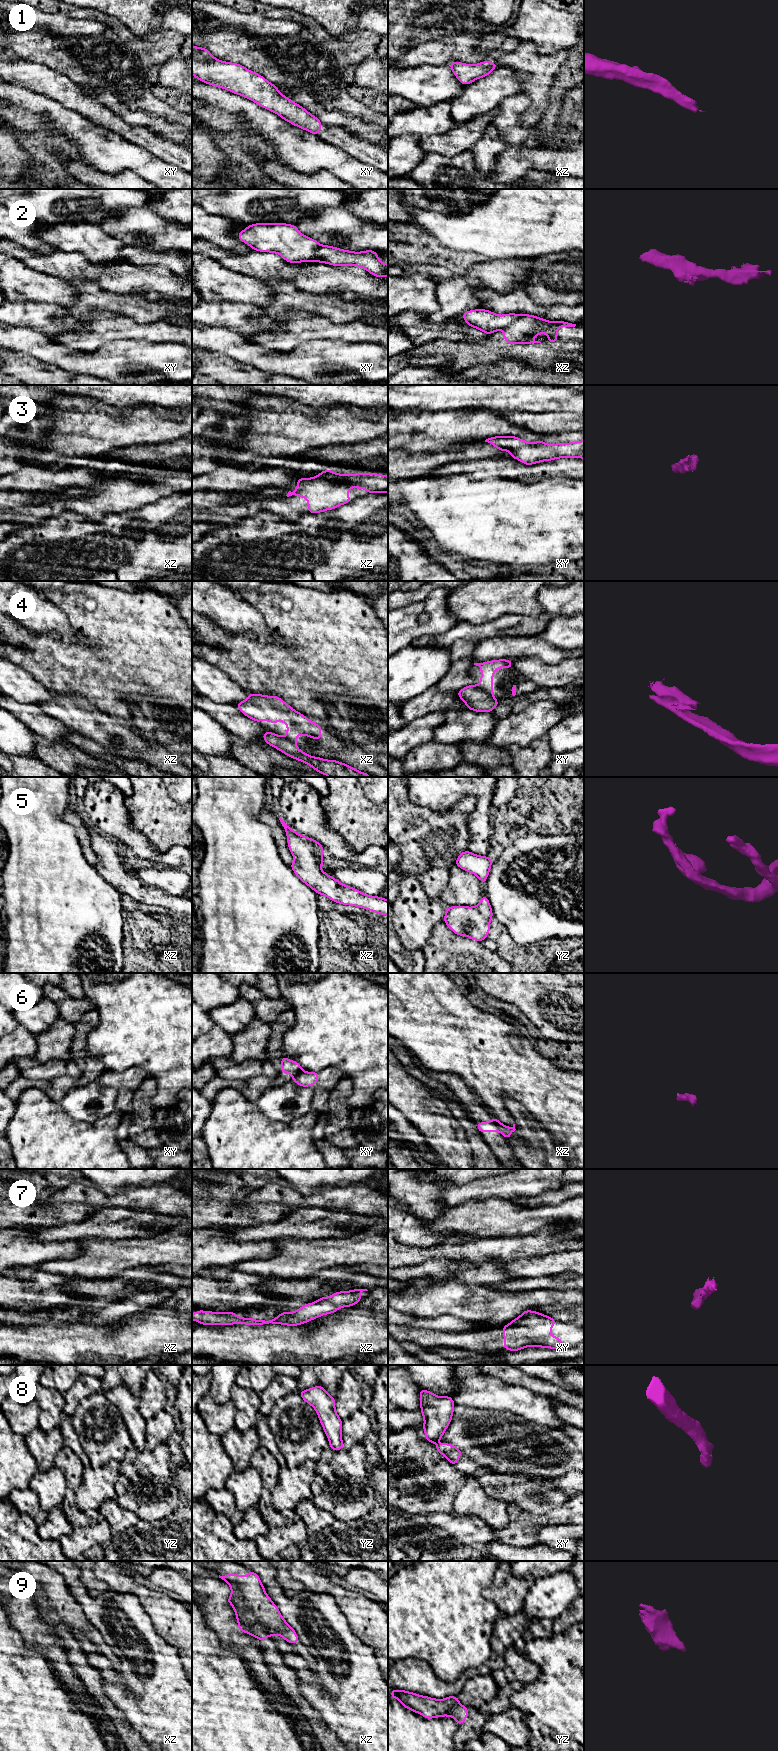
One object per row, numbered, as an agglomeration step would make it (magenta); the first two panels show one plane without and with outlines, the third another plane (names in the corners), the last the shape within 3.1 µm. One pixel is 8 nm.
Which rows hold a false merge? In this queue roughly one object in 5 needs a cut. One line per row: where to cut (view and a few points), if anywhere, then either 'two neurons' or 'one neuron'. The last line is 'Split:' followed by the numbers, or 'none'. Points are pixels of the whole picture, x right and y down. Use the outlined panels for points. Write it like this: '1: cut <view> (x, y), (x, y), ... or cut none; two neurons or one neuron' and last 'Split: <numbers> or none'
1: cut none; one neuron
2: cut xz (518, 315), (503, 329); two neurons
3: cut none; one neuron
4: cut xy (478, 686), (492, 696); two neurons
5: cut none; one neuron
6: cut xz (491, 1120), (497, 1125), (499, 1130); two neurons
7: cut none; one neuron
8: cut none; one neuron
9: cut xz (251, 1627), (254, 1624), (260, 1624), (268, 1634); two neurons
Split: 2, 4, 6, 9

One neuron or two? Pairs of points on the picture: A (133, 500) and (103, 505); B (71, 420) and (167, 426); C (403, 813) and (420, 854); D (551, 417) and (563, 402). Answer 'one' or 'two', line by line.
A: one
B: one
C: one
D: two

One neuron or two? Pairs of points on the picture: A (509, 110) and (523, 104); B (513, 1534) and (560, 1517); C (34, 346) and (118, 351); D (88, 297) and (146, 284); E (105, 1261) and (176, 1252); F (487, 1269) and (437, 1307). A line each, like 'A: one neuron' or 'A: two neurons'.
A: one neuron
B: one neuron
C: one neuron
D: two neurons
E: one neuron
F: two neurons

